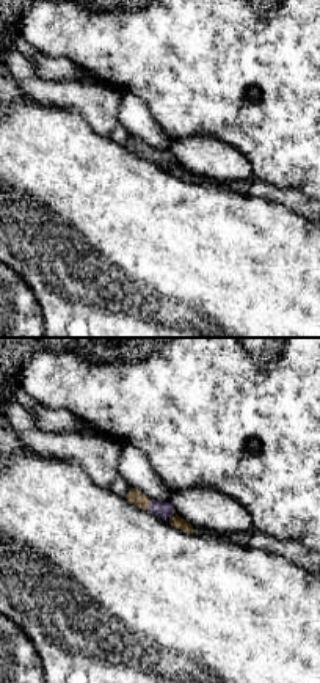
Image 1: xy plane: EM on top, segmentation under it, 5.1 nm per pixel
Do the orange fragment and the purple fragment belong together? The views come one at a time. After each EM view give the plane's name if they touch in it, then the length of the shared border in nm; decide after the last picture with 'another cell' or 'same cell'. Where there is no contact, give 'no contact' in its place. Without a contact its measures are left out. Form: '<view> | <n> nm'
xy | 60 nm

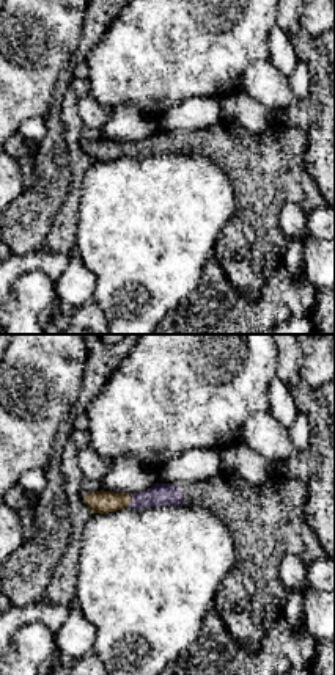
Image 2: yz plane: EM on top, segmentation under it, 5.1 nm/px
yz | 80 nm

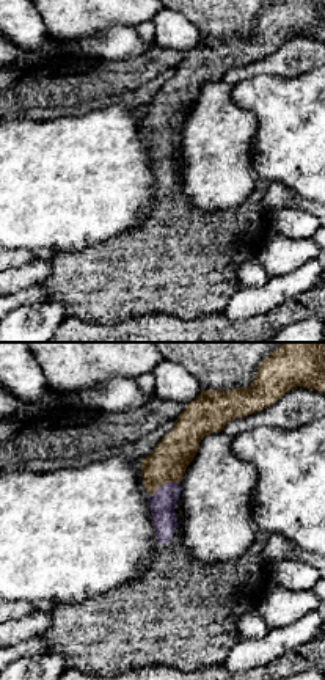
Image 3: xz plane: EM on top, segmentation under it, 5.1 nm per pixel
xz | 180 nm

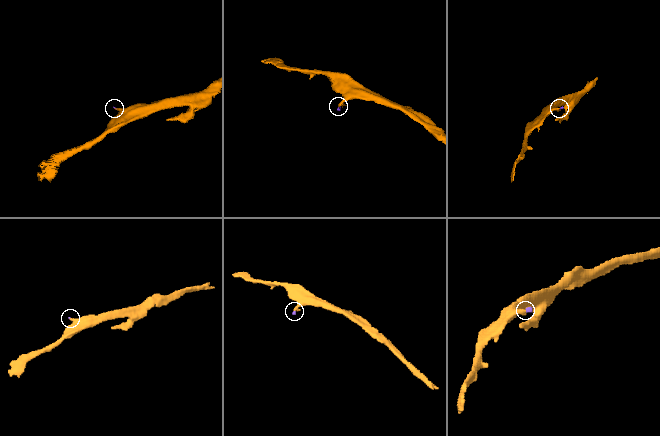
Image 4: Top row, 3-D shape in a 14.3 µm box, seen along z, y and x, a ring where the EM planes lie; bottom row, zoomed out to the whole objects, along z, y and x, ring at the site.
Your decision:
same cell

